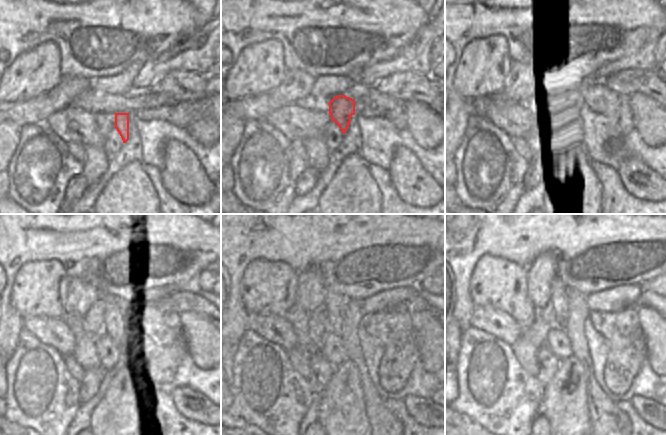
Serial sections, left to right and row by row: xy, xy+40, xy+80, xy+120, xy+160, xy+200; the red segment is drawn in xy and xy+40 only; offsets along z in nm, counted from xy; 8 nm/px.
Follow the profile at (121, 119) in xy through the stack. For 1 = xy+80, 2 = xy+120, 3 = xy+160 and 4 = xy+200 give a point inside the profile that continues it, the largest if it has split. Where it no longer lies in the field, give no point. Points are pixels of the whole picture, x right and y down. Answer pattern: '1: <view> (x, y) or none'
1: xy+80 (566, 104)
2: xy+120 (115, 315)
3: xy+160 (335, 303)
4: xy+200 (559, 301)

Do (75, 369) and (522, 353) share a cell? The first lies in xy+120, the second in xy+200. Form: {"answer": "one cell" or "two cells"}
{"answer": "one cell"}

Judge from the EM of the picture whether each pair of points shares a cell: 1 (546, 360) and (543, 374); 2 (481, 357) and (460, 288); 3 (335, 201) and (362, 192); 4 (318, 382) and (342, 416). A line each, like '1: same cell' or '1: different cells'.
1: same cell
2: different cells
3: same cell
4: different cells

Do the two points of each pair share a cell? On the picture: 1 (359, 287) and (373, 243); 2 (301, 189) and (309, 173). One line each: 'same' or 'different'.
1: same
2: same

